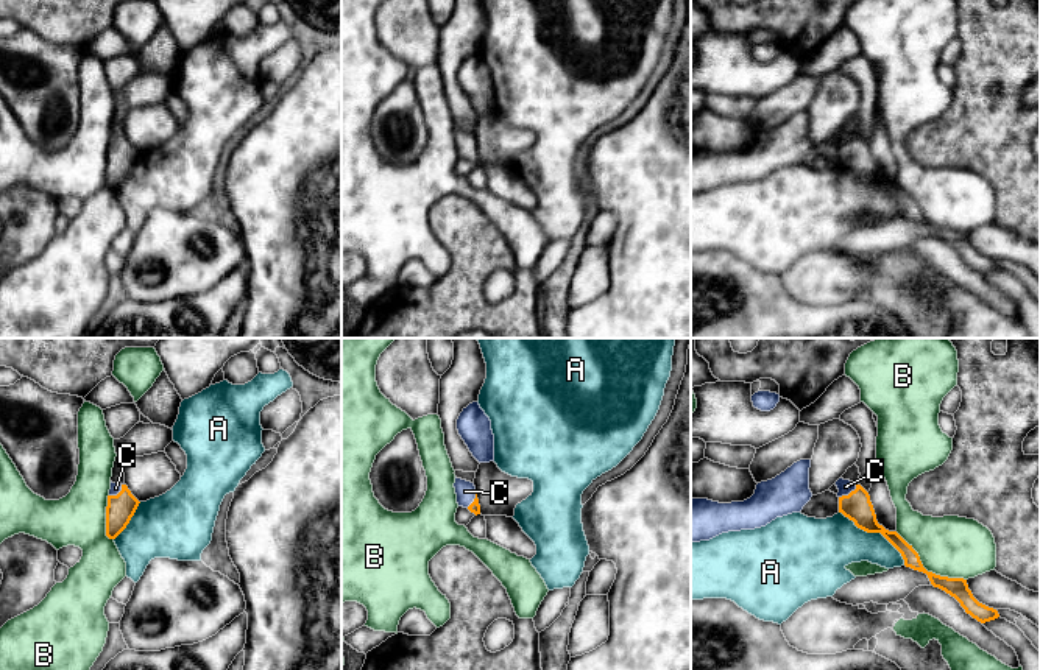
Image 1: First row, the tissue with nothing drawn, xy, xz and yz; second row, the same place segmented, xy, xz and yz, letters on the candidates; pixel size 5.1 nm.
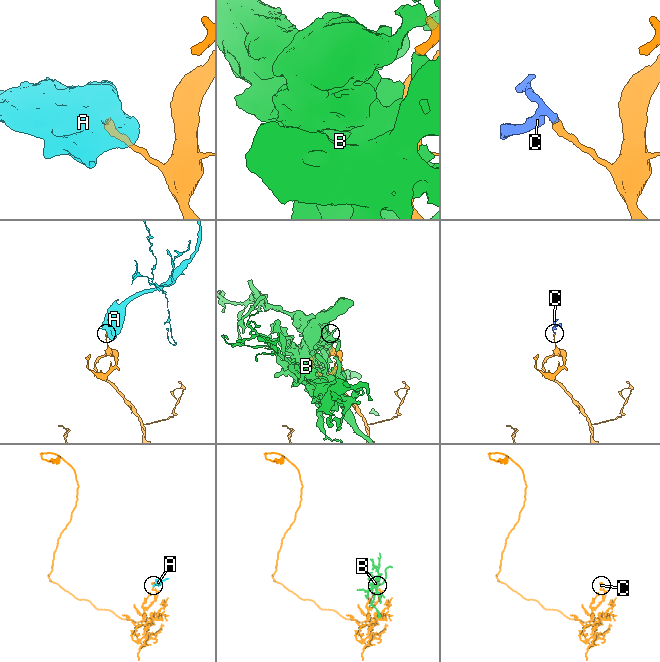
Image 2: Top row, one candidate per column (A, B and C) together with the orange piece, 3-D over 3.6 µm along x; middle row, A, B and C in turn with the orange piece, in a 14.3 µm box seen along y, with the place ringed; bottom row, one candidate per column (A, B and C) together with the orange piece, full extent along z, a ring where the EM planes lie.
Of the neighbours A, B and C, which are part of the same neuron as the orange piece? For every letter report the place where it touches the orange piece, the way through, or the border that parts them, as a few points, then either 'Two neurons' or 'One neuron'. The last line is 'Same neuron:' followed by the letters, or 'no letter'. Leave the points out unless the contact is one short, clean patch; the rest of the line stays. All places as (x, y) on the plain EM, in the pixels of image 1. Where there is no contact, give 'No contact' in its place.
A: Touches orange at yz (875, 183). Boundary: yz (839, 162), (858, 178), (878, 183), (900, 204), (905, 215). Two neurons
B: Touches orange at yz (926, 222). Two neurons
C: Touches orange at yz (850, 144). Path across: yz (856, 156), (850, 144), (845, 137). One neuron
Same neuron: C

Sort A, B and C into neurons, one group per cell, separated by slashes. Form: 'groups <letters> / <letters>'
groups A / B / C

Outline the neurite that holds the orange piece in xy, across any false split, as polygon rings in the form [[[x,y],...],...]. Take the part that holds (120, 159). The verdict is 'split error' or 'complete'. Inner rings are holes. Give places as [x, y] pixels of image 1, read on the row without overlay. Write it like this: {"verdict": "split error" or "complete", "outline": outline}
{"verdict": "split error", "outline": [[[111,132],[106,157],[106,187],[109,190],[115,190],[126,179],[139,154],[126,136]]]}

